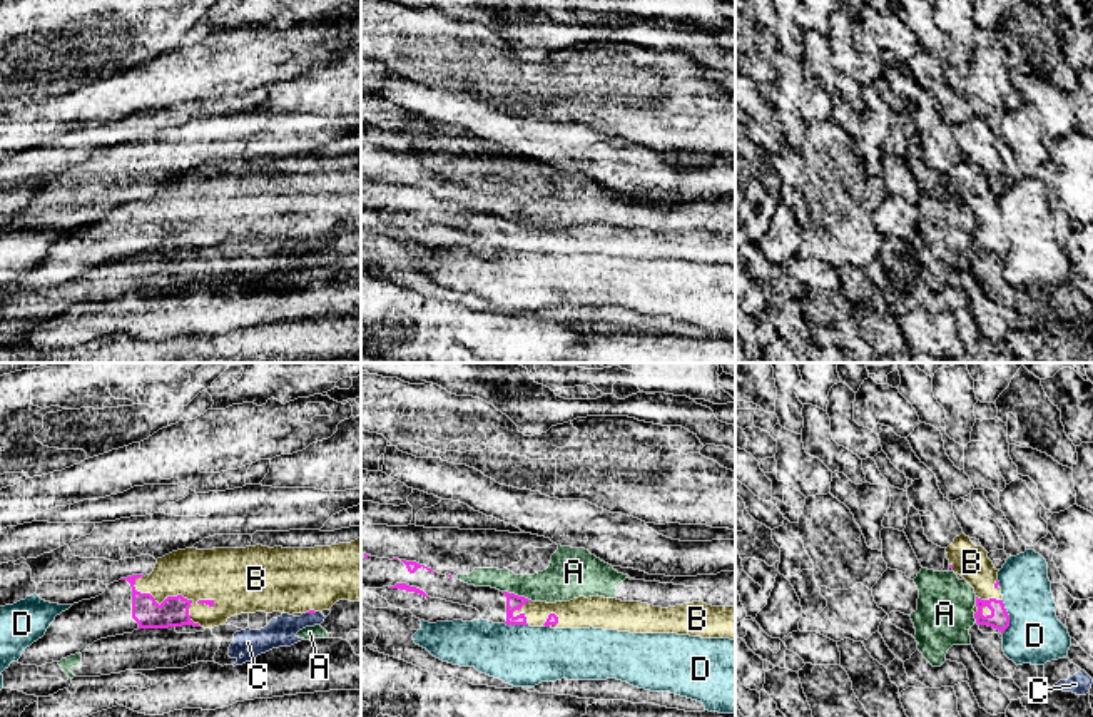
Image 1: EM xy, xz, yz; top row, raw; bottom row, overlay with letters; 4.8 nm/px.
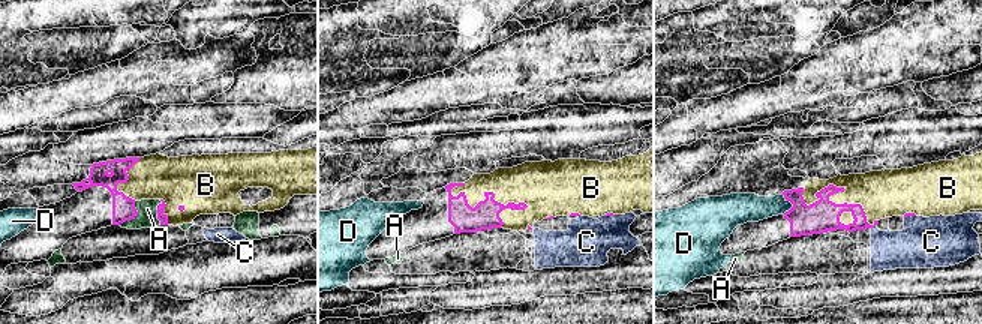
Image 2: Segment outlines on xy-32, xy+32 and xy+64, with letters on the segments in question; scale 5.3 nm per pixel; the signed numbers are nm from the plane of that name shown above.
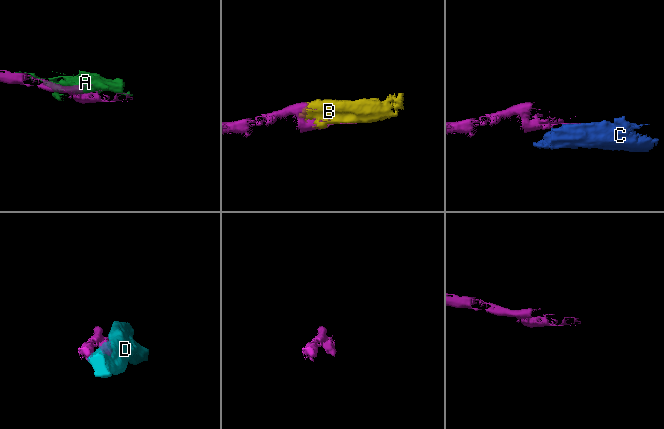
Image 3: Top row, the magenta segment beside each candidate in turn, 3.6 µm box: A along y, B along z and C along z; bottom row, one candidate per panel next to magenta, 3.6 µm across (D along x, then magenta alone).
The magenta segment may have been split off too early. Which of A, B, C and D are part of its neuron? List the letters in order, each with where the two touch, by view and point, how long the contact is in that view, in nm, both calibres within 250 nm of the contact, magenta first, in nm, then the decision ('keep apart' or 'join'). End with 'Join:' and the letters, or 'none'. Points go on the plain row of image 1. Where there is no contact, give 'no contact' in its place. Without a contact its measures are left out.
A: xz (517, 221) | 150 nm | 80/200 nm | keep apart
B: xy (172, 223) | 400 nm | 140/240 nm | join
C: xy (311, 238) | 60 nm | 20/140 nm | keep apart
D: yz (1008, 243) | 170 nm | 90/280 nm | keep apart
Join: B

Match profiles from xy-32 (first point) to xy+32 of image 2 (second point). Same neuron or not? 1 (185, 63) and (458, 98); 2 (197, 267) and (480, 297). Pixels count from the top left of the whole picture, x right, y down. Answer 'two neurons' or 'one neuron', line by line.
1: one neuron
2: one neuron

